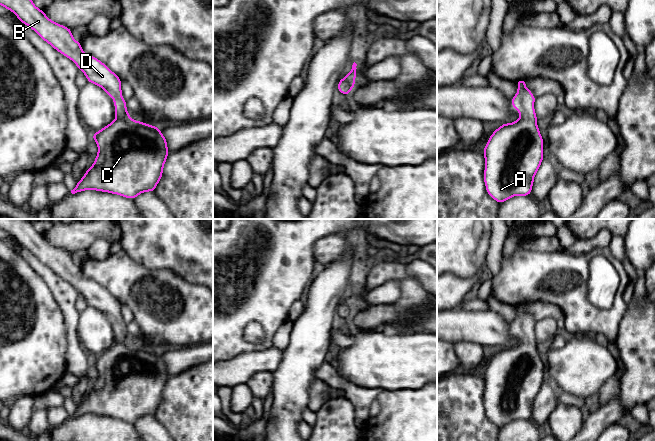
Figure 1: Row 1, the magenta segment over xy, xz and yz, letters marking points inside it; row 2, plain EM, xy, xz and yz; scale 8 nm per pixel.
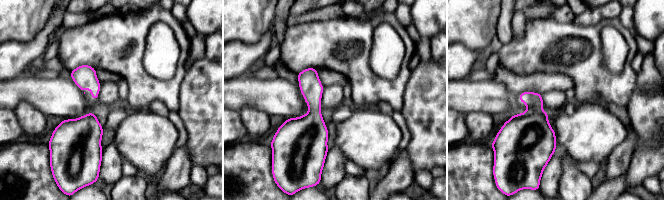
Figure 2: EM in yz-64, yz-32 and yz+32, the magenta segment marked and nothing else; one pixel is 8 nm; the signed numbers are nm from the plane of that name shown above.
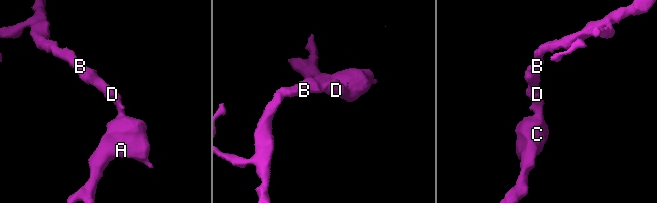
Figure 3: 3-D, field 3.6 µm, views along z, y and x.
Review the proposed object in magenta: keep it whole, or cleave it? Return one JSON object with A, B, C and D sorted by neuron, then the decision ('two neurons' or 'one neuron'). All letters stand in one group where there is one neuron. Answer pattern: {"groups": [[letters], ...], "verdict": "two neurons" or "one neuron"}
{"groups": [["A", "B", "C", "D"]], "verdict": "one neuron"}

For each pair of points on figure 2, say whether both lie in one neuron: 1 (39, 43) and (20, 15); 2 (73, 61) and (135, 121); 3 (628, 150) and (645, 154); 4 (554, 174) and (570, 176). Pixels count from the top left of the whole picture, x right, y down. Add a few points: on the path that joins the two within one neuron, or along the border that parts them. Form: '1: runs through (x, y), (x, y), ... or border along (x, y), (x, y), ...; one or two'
1: border along (49, 17), (44, 27), (31, 40), (12, 40); two
2: border along (133, 108), (147, 109); two
3: border along (632, 128), (638, 136), (638, 143), (625, 171); two
4: border along (561, 151), (561, 177), (557, 189); two

